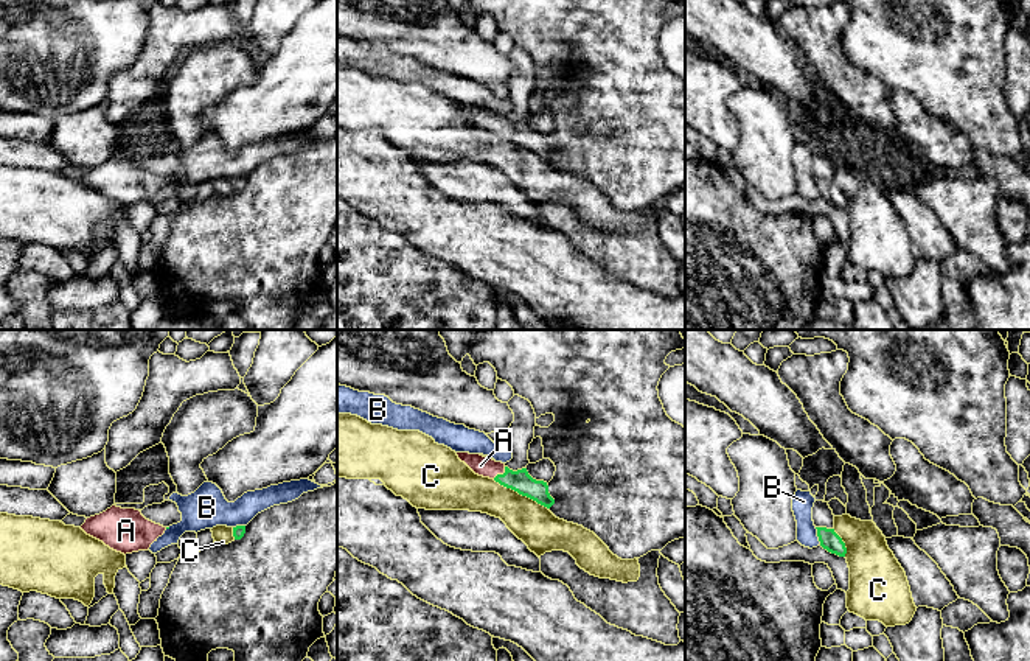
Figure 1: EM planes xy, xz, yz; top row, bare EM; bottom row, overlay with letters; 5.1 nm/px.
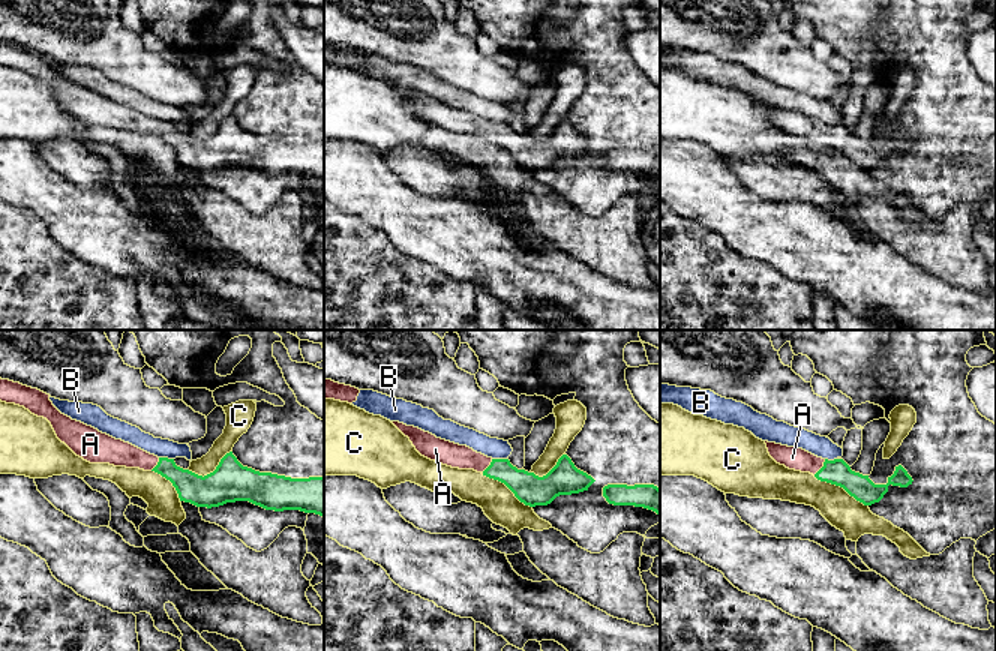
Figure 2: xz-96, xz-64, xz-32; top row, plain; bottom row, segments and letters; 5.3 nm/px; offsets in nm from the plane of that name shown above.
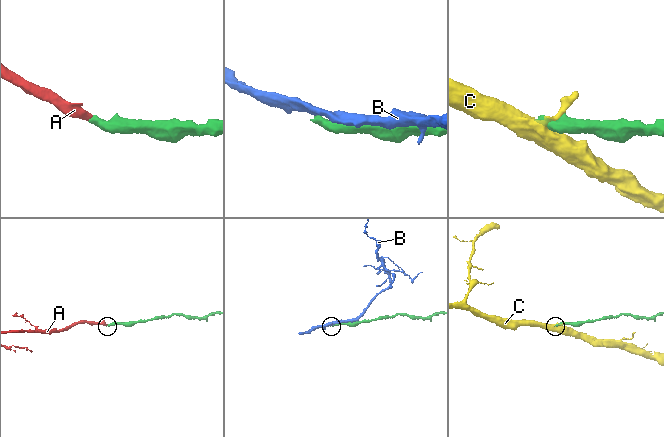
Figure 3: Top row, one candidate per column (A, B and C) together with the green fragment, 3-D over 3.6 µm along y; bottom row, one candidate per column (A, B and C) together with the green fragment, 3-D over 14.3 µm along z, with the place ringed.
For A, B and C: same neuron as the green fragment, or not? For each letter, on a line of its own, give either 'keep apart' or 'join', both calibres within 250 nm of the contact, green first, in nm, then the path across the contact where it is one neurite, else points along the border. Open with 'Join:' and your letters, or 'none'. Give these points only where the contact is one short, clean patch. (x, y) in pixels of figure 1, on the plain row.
Join: A
A: join | 120/100 nm | across xz (519, 132), (501, 126), (480, 117)
B: keep apart | 100/110 nm
C: keep apart | 120/220 nm

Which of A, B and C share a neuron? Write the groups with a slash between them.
A / B / C

